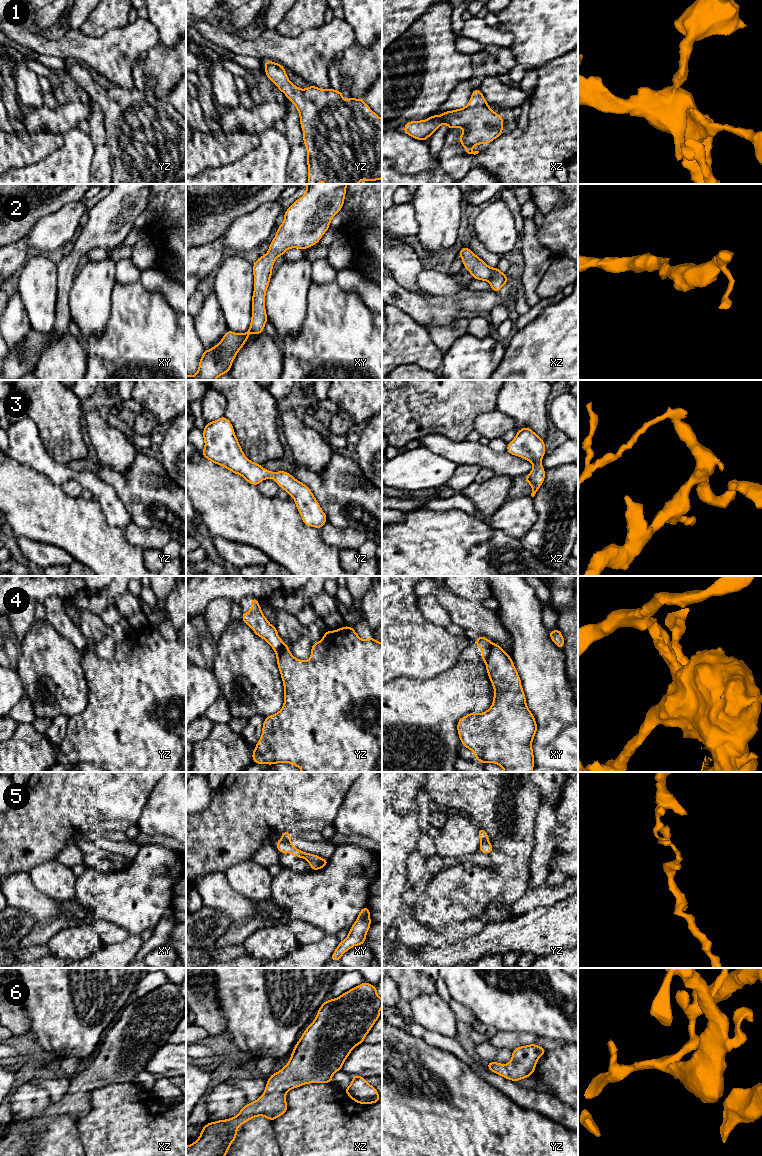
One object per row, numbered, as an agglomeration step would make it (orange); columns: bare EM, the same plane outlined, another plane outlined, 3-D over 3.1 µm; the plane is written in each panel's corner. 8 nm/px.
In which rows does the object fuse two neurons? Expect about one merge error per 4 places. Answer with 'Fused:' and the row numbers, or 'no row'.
Fused: 4, 5

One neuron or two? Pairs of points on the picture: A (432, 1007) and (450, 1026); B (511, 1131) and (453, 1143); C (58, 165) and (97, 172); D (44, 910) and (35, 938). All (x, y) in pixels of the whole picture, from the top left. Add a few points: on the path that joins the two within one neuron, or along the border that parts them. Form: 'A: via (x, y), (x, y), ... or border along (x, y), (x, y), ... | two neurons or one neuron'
A: via (436, 1012), (445, 1021) | one neuron
B: via (497, 1143), (468, 1143) | one neuron
C: border along (94, 148), (90, 173) | two neurons
D: border along (63, 911), (62, 915), (46, 917), (36, 922) | two neurons

